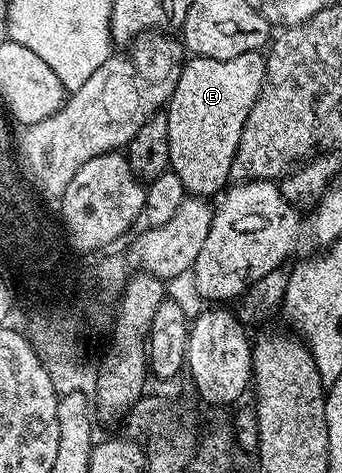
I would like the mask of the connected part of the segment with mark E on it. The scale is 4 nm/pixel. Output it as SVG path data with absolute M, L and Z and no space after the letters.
M260 51L238 54L236 58L226 60L189 56L182 63L179 82L175 82L175 90L164 113L169 139L169 166L172 172L179 174L179 182L183 182L189 196L213 198L230 183L231 162L235 158L235 150L239 150L243 126L247 122L247 114L251 114L251 106L255 106L261 97L264 81L265 56Z

